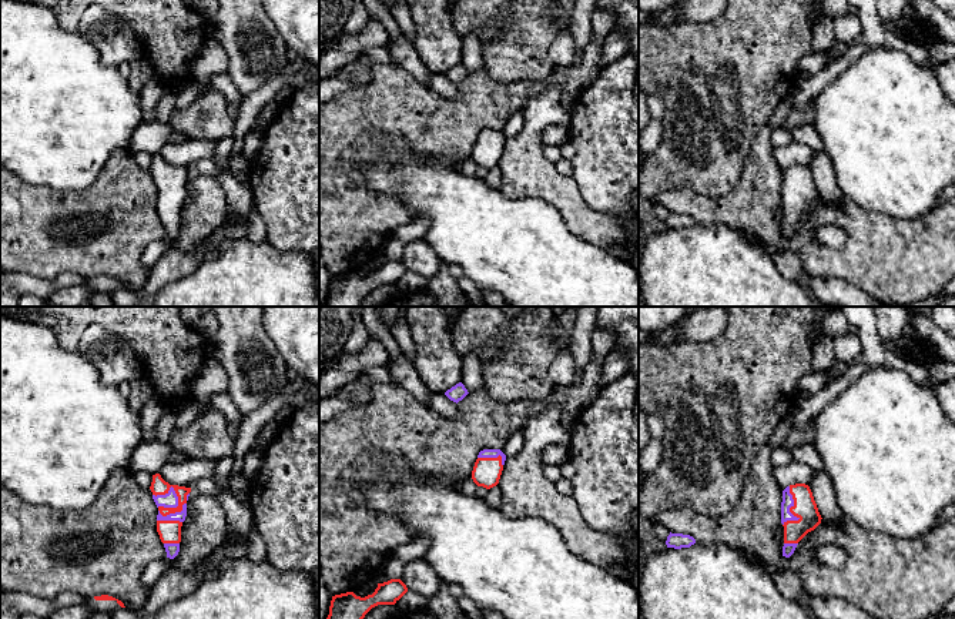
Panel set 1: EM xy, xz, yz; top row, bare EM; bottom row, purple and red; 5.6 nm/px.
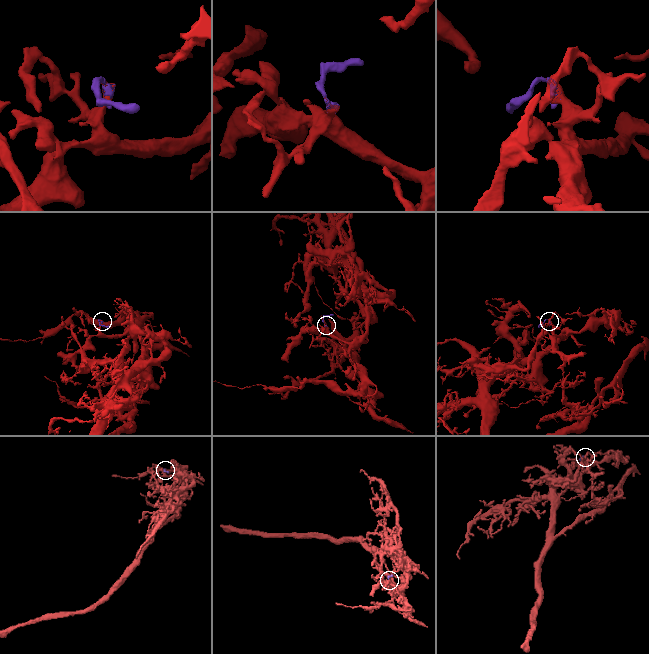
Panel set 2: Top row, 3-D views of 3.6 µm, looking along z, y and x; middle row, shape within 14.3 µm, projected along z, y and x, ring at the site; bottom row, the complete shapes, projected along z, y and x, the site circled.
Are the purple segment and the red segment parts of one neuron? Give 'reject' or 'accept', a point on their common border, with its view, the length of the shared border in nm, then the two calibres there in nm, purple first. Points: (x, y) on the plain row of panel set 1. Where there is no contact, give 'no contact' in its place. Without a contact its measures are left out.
accept; meets purple in xy at (171, 167); contact 170 nm long; 90 nm thick on the purple side, 100 nm on the other

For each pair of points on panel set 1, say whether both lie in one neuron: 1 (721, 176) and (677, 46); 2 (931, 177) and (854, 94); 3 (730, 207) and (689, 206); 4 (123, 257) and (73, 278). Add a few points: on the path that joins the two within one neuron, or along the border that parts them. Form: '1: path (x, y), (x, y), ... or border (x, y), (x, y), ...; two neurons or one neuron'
1: path (707, 143), (704, 79); one neuron
2: path (911, 157), (874, 114); one neuron
3: path (720, 208), (701, 208), (699, 206); one neuron
4: border (86, 277), (71, 271), (62, 271), (50, 281); two neurons

